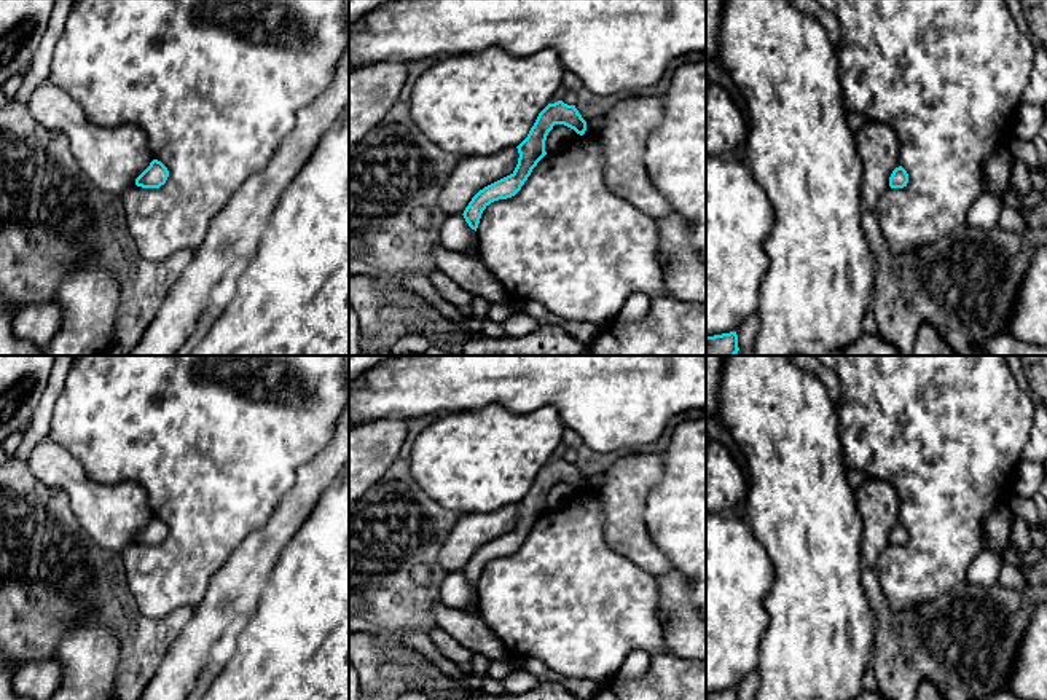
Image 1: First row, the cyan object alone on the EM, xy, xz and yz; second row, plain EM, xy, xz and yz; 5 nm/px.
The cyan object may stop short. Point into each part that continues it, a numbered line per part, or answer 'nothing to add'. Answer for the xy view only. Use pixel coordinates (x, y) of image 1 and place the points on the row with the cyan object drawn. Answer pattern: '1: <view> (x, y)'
nothing to add

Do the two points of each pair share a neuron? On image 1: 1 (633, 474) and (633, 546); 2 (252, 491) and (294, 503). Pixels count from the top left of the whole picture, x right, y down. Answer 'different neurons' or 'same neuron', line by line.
1: same neuron
2: different neurons

